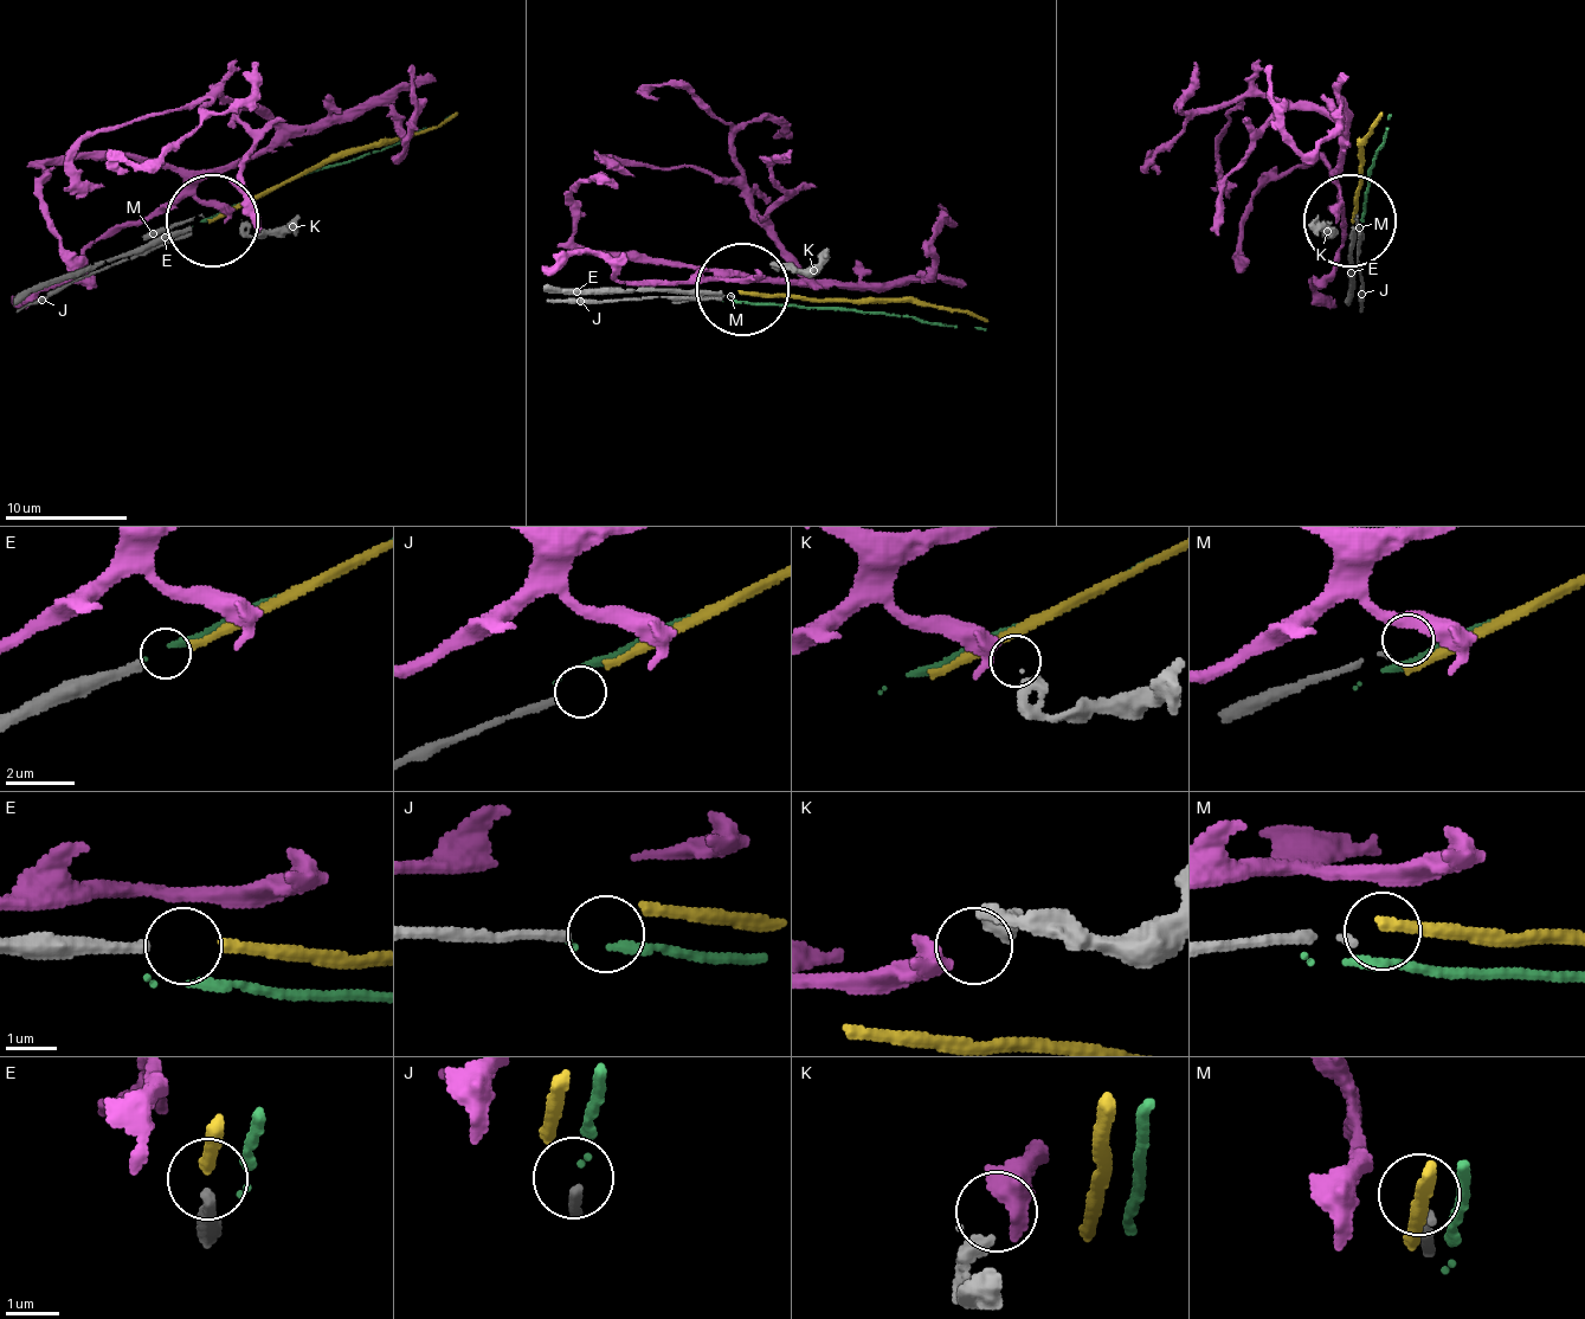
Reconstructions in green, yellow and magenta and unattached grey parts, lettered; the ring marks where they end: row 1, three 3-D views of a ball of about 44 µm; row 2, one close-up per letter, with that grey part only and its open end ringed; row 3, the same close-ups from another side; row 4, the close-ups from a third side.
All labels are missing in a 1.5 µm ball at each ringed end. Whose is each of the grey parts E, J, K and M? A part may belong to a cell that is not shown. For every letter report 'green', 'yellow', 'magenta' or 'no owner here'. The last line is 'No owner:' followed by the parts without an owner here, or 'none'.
E: yellow
J: no owner here
K: magenta
M: no owner here
No owner: J, M

